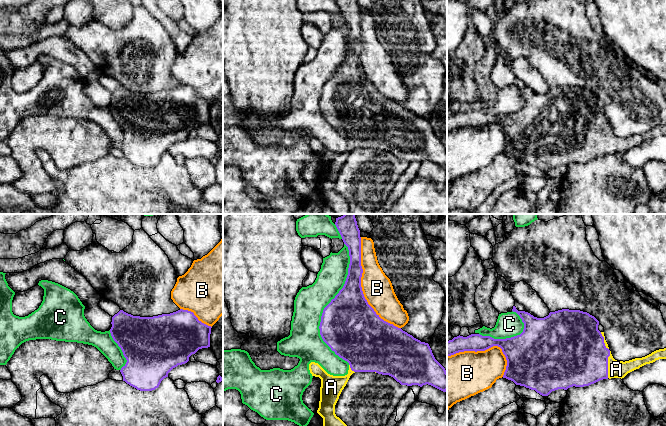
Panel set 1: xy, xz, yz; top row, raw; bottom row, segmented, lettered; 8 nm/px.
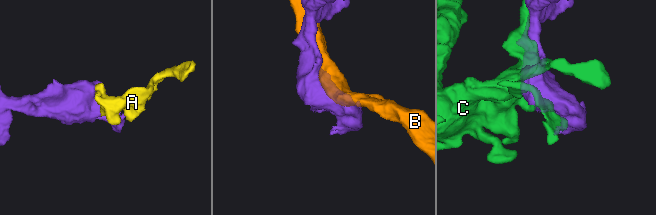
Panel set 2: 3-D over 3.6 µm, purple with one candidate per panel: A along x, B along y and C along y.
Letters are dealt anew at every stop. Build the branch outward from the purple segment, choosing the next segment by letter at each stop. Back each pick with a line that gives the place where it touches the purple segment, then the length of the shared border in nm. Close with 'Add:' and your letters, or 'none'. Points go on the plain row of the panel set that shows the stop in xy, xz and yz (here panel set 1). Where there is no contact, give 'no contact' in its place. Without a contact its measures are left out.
A: meets purple in yz at (607, 140); contact 220 nm long
Add: A

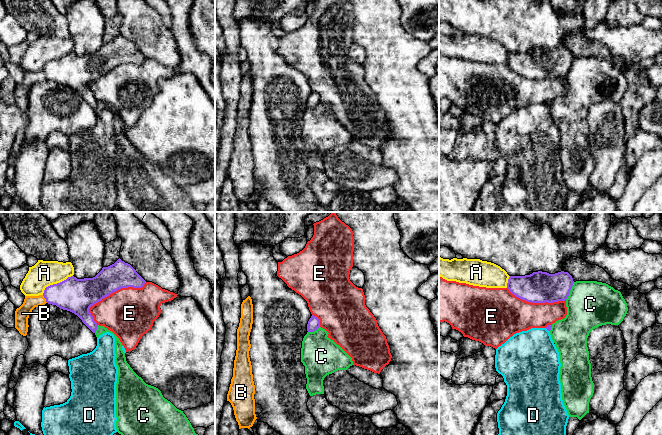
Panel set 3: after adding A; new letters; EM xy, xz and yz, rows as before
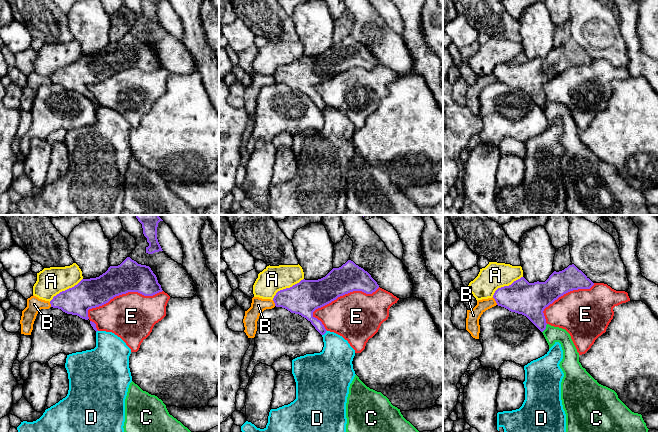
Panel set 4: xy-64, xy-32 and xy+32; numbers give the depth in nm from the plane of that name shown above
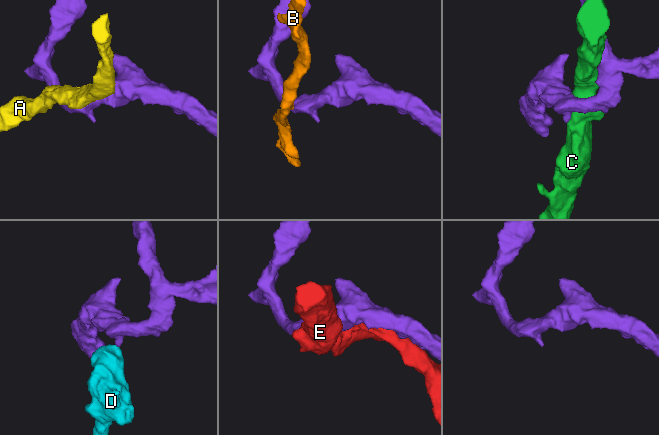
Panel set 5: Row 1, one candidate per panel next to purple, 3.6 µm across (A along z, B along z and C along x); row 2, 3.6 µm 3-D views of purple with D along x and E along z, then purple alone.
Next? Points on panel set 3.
Add: none

